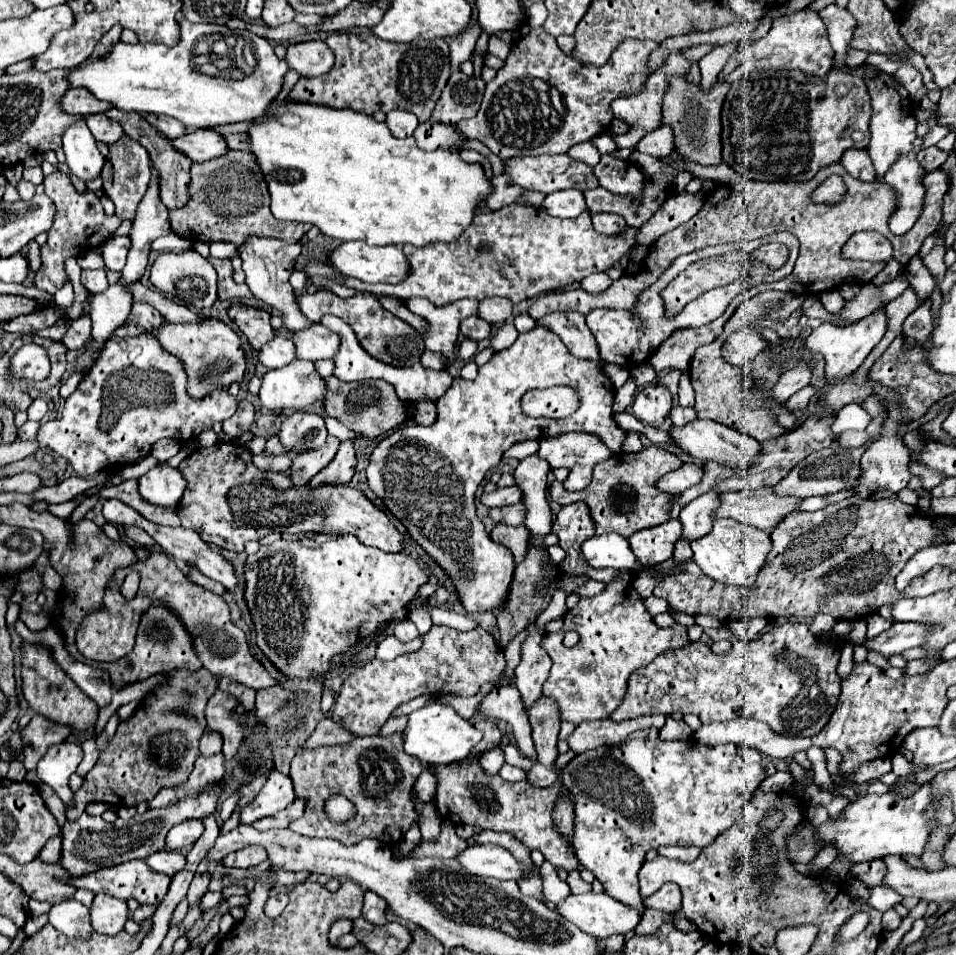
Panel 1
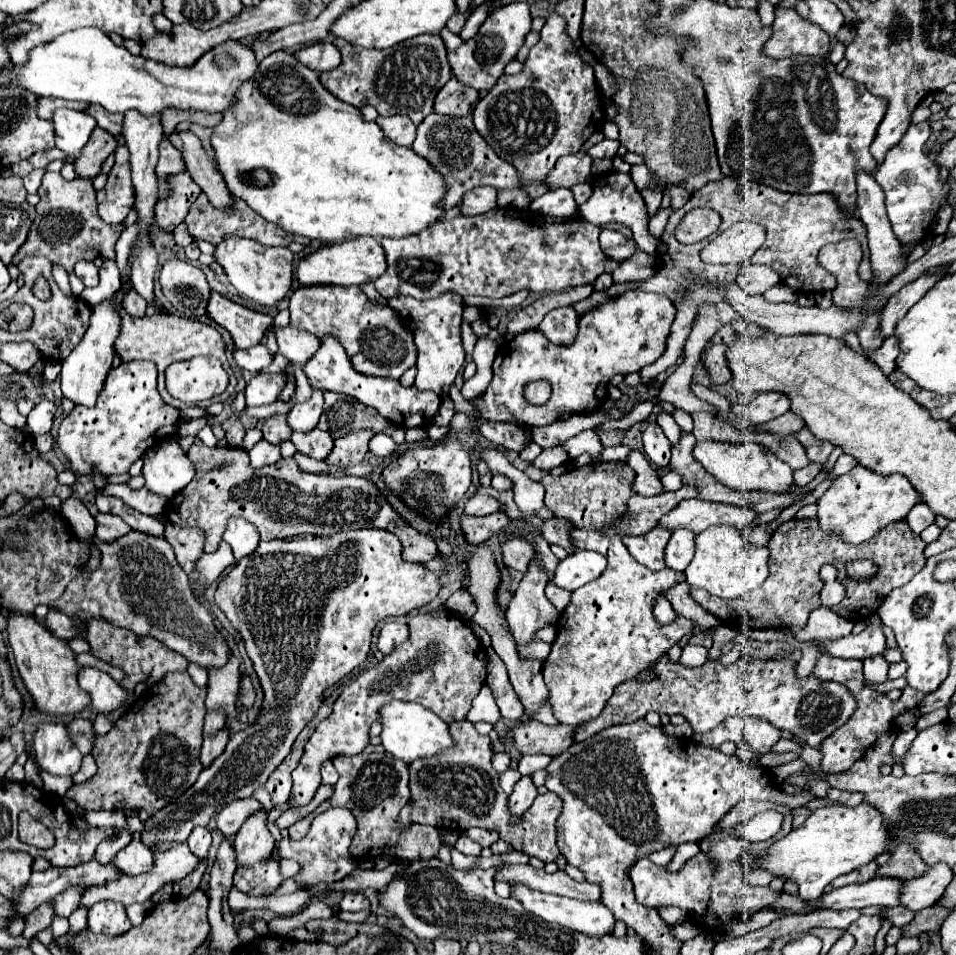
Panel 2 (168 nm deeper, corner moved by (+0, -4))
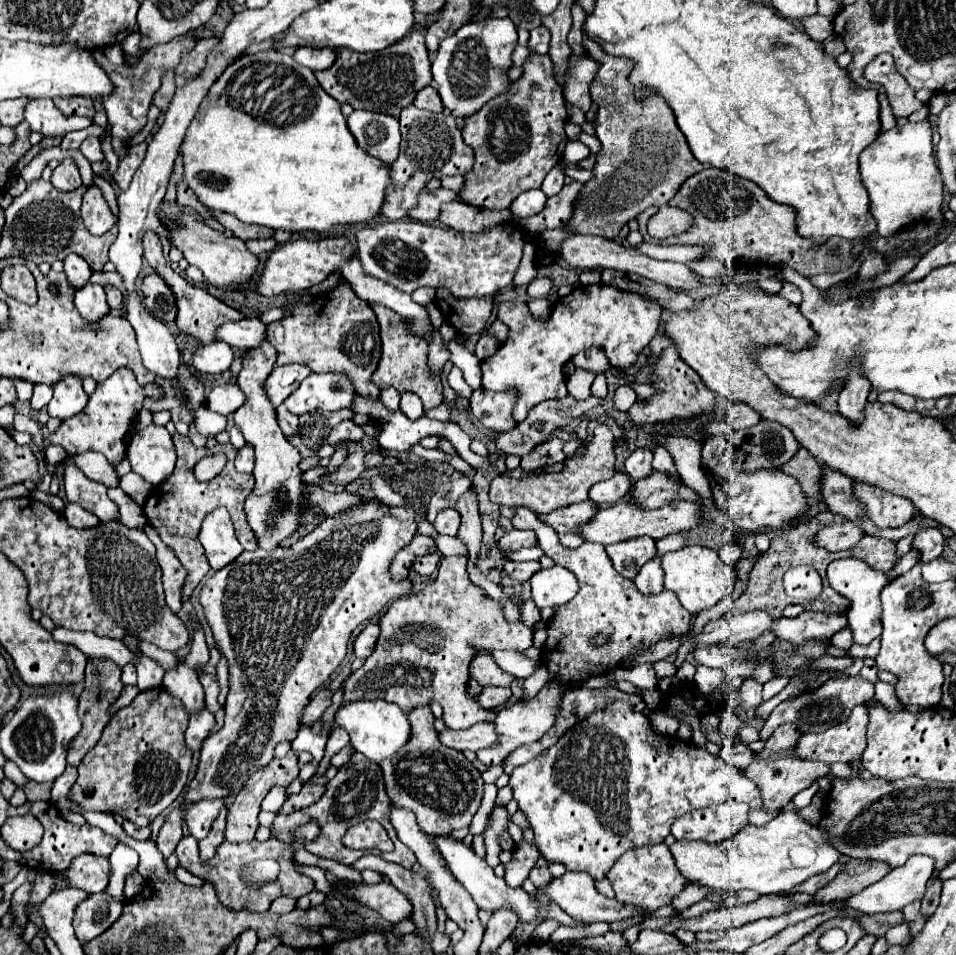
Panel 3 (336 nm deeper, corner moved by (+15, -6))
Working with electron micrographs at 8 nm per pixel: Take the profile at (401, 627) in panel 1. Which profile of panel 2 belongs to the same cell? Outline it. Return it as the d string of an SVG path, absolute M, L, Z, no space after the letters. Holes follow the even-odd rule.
M389 621L383 625L377 647L379 651L383 651L385 655L389 655L397 645L401 645L403 641L407 641L409 637L409 625L407 623L399 623L399 621Z

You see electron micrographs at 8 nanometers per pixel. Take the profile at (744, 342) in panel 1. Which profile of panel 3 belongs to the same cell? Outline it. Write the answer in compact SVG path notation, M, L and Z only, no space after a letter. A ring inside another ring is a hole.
M668 347L658 355L654 363L654 371L650 375L650 385L656 389L656 393L650 399L636 401L628 411L628 419L630 423L634 423L634 427L642 427L650 423L670 423L674 419L690 419L696 415L712 413L716 409L716 393L712 393L702 383L702 379L692 367L680 361L674 347Z

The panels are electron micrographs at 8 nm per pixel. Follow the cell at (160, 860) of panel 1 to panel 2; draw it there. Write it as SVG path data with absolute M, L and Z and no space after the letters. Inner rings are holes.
M131 841L125 849L115 855L115 867L125 875L141 875L153 869L153 851L145 847L141 841Z

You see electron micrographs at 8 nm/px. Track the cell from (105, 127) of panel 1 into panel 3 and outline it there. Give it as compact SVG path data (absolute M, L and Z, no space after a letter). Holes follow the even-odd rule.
M72 159L62 161L62 163L54 169L50 183L52 183L58 191L64 191L64 193L78 189L78 187L82 185L82 179L80 179L80 173L78 173L76 163L74 163Z

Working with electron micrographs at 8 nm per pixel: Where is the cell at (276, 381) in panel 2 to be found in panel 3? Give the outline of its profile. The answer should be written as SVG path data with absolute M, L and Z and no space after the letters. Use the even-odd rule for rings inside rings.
M226 383L216 385L206 397L206 407L220 415L234 413L242 403L244 403L244 393L240 391L238 385L226 385Z

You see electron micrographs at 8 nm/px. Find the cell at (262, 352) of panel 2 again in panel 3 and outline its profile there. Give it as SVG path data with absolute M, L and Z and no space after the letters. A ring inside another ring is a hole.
M210 343L210 345L202 345L200 349L196 349L192 353L192 361L190 361L190 367L196 371L196 373L210 373L210 375L216 375L216 373L224 373L228 371L230 363L234 361L234 351L232 347L228 347L226 343Z

